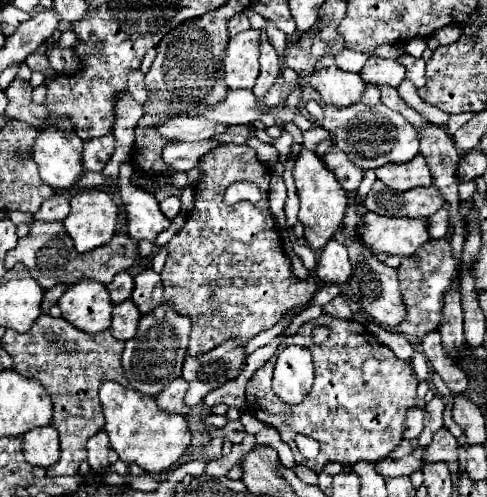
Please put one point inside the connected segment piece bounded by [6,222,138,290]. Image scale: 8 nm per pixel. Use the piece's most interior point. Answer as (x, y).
(47, 251)

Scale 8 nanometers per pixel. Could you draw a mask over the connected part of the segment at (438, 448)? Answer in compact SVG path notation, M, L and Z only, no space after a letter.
M440 428L432 436L432 442L426 446L422 458L424 460L458 460L458 442L456 442L456 438L446 428Z

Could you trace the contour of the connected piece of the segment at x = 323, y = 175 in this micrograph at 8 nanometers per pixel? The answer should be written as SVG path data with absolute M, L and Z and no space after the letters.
M302 148L302 152L300 152L300 156L294 164L292 176L294 176L296 192L300 198L298 220L304 224L304 238L312 250L322 250L324 244L330 240L330 236L342 224L346 206L348 206L348 192L340 188L334 174L324 166L320 156L316 156L312 150L306 150L306 148Z

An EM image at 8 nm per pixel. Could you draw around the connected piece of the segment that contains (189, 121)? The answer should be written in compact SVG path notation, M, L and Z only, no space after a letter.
M178 116L158 126L156 130L170 142L198 142L198 140L208 140L224 132L224 128L226 124L216 124L216 120Z

